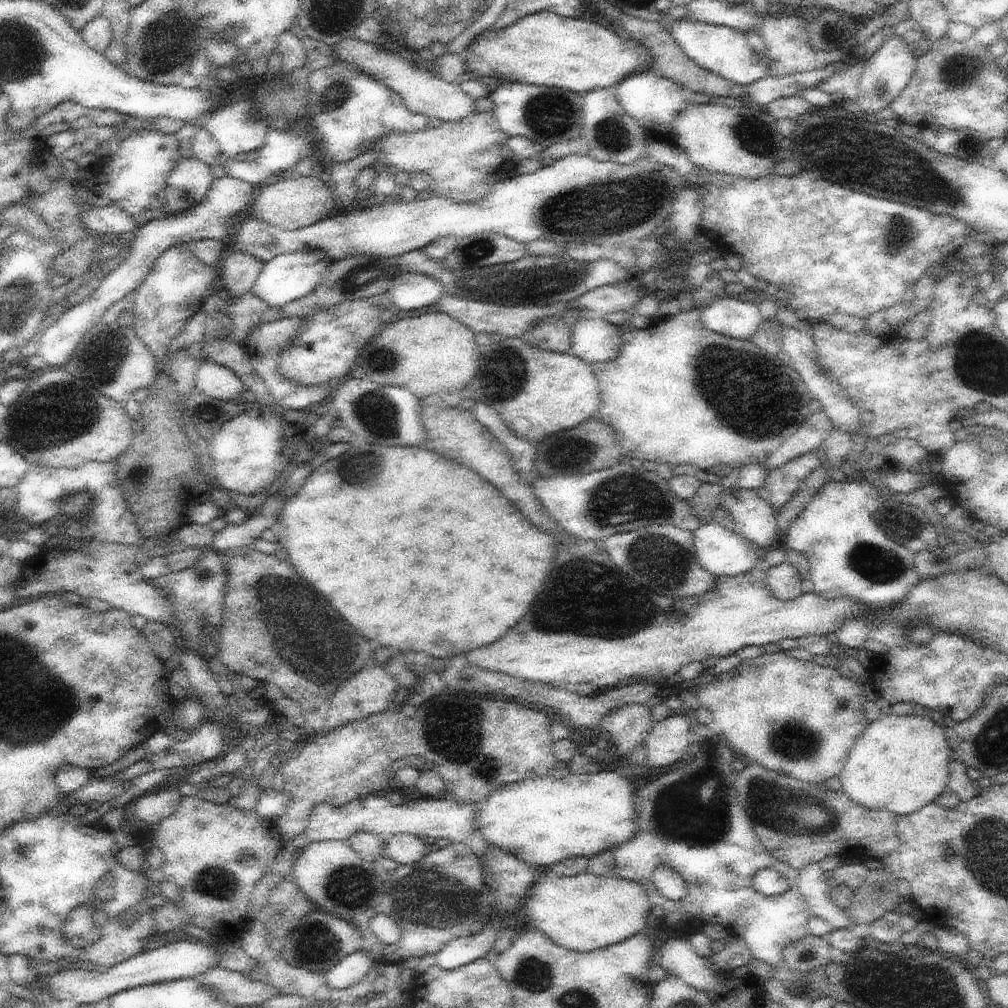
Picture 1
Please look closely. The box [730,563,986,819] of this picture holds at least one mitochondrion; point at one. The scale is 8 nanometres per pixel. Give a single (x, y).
(791, 742)

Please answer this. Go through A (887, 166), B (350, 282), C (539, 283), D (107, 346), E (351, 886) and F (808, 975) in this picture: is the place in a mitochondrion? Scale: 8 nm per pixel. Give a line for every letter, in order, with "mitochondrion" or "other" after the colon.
A: mitochondrion
B: mitochondrion
C: mitochondrion
D: mitochondrion
E: mitochondrion
F: other

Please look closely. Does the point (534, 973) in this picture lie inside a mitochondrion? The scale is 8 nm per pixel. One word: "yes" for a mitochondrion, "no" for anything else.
yes

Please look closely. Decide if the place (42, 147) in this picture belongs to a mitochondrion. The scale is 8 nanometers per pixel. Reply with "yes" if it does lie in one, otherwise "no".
no

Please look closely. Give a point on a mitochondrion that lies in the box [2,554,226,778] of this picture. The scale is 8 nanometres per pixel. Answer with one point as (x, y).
(58, 705)

